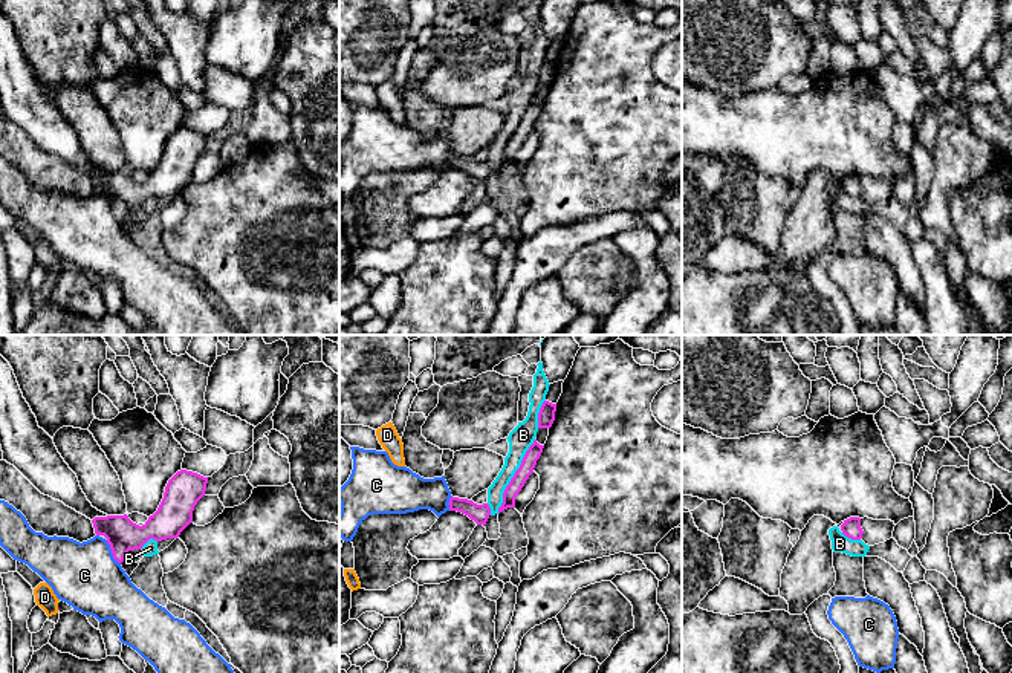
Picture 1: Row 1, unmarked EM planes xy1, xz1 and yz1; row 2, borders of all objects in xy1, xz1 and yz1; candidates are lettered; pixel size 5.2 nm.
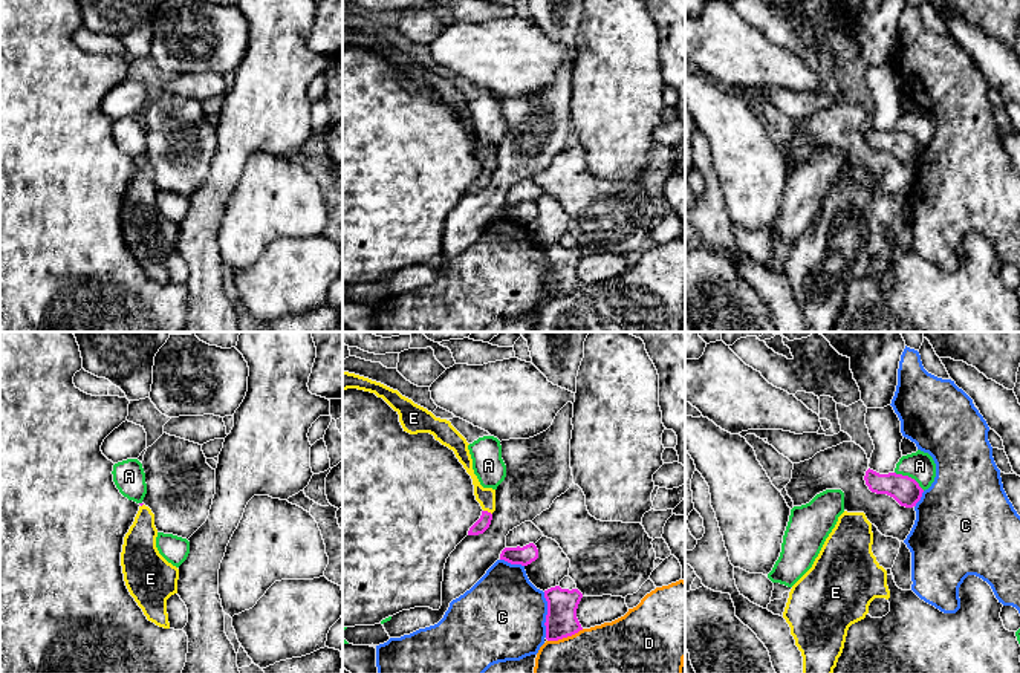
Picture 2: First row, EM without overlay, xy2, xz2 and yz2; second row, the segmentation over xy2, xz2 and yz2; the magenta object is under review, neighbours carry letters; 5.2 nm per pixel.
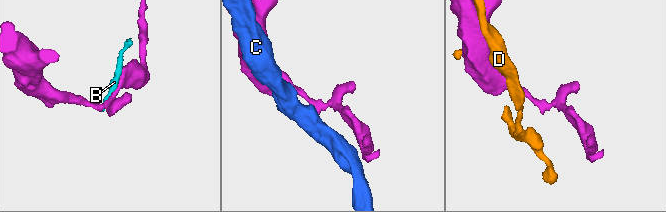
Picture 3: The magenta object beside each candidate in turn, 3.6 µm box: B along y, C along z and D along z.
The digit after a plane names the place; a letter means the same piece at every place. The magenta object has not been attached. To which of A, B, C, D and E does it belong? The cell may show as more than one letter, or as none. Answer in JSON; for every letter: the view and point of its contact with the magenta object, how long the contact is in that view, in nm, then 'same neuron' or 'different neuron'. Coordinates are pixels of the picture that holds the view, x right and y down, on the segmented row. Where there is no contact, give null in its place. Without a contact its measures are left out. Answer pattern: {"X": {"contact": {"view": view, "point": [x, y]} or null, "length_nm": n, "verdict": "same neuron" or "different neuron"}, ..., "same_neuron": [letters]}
{"A": {"contact": {"view": "yz2", "point": [910, 477]}, "length_nm": 190, "verdict": "different neuron"}, "B": {"contact": {"view": "xz1", "point": [514, 476]}, "length_nm": 440, "verdict": "different neuron"}, "C": {"contact": {"view": "xz2", "point": [546, 615]}, "length_nm": 240, "verdict": "different neuron"}, "D": {"contact": {"view": "xz2", "point": [565, 637]}, "length_nm": 200, "verdict": "different neuron"}, "E": {"contact": {"view": "xz2", "point": [487, 511]}, "length_nm": 50, "verdict": "same neuron"}, "same_neuron": ["E"]}

